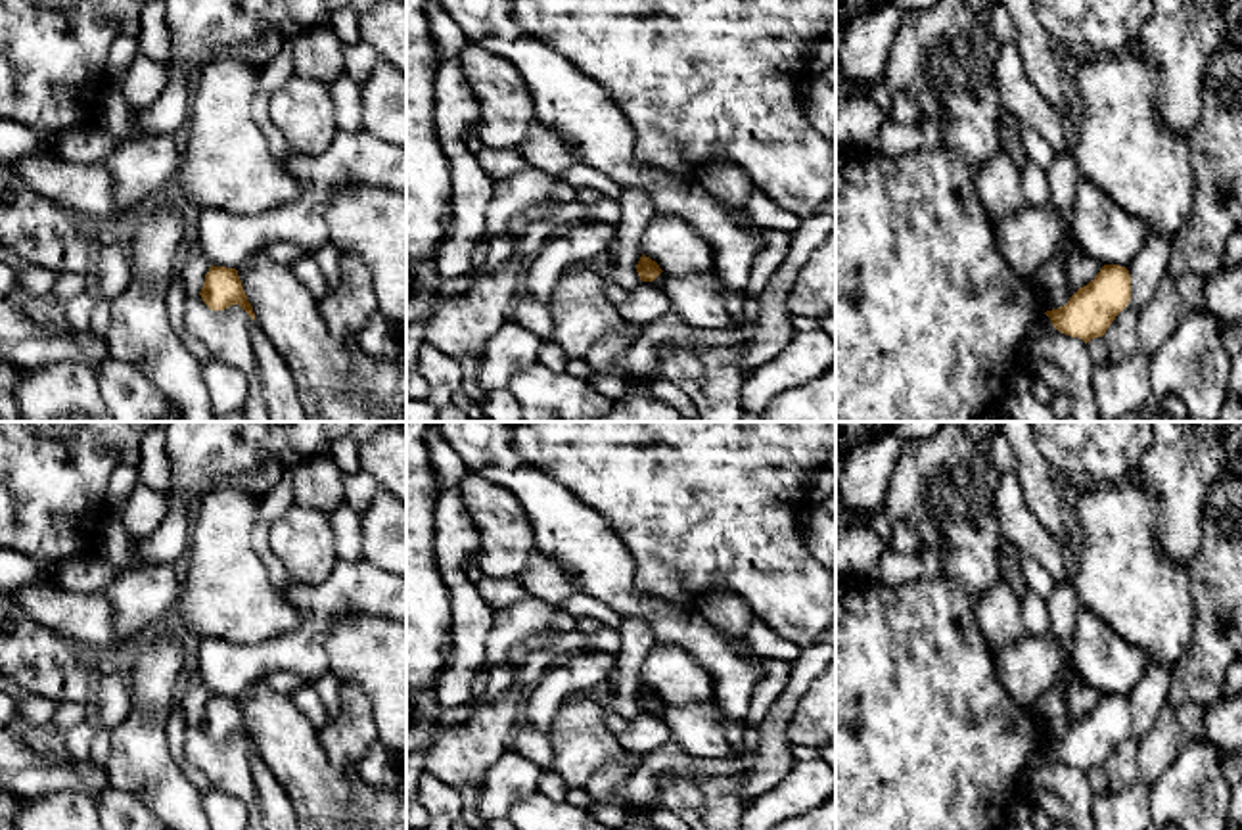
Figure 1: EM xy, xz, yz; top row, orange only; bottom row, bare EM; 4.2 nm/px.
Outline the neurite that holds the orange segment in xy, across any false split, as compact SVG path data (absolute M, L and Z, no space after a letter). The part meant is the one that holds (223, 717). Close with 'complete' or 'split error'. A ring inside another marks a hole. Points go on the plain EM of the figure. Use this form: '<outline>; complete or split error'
M213 694L205 703L199 725L211 740L224 740L232 734L240 734L251 746L251 749L255 749L253 736L247 730L236 698Z; complete

